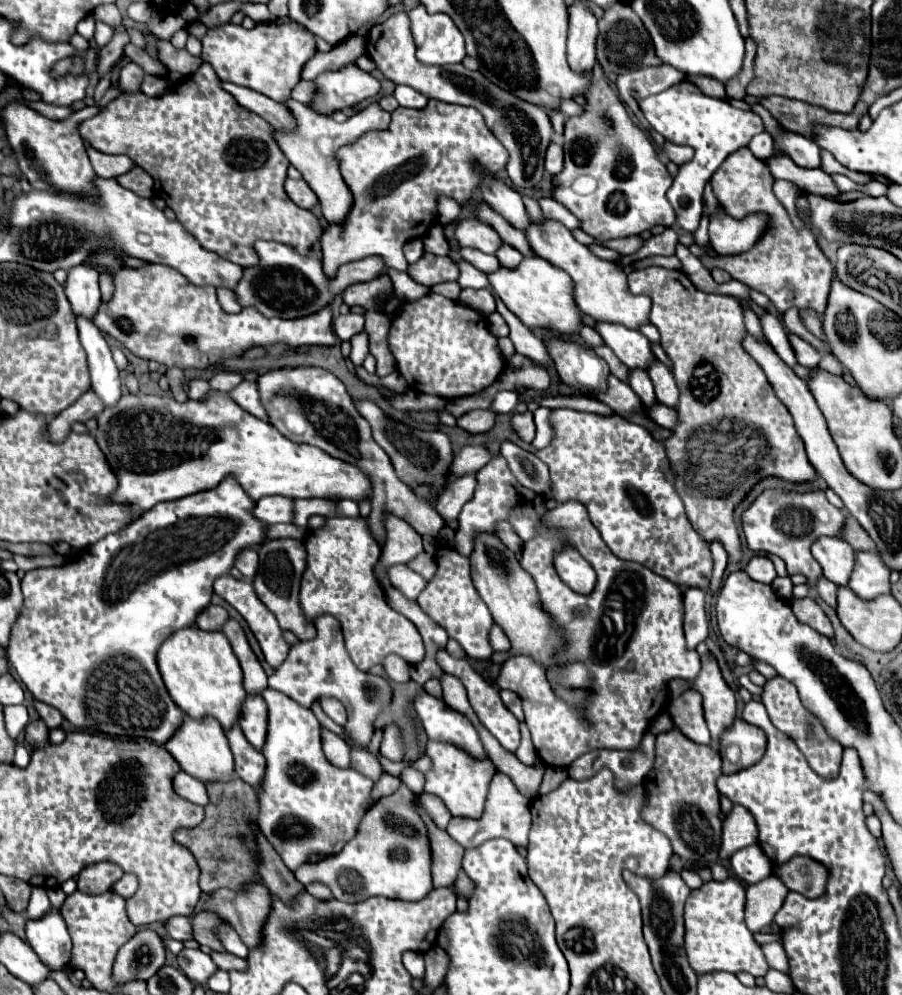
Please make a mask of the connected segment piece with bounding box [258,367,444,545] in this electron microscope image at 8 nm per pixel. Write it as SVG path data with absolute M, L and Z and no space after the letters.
M286 367L262 373L258 377L258 389L272 425L284 437L294 443L320 447L328 455L356 465L362 473L370 477L374 493L368 523L374 539L380 545L386 539L384 517L388 513L394 513L396 517L408 521L408 525L422 535L438 535L438 531L444 527L444 519L436 513L434 507L430 507L426 501L420 501L408 485L398 481L388 455L380 445L374 443L368 421L356 411L352 397L338 377L320 367Z

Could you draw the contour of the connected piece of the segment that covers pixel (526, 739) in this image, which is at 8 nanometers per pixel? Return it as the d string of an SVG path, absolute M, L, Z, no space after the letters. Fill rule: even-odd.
M522 723L522 743L520 743L520 747L516 749L516 753L514 753L524 765L534 765L534 761L536 761L536 749L534 749L534 745L532 745L532 741L530 741L530 731L528 731L528 727Z

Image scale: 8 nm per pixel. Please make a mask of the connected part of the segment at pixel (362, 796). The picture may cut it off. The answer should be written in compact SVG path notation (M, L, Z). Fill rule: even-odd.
M274 689L262 691L262 697L268 705L268 733L262 747L262 755L266 757L266 771L258 791L258 825L286 867L294 871L298 865L306 863L310 855L334 855L342 851L342 847L354 837L358 823L366 813L373 782L360 775L356 769L338 769L328 763L320 747L320 723L310 709L300 707L284 693L274 693Z

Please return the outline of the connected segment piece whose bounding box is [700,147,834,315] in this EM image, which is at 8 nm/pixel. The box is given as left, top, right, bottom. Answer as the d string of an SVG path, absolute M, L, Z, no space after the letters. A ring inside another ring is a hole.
M742 147L734 151L714 173L710 181L714 195L718 197L720 205L726 209L726 213L734 219L744 219L752 213L762 213L768 217L766 231L762 237L756 241L756 245L750 251L730 255L730 257L720 257L716 263L716 257L704 255L700 257L702 265L712 271L712 269L724 269L728 271L734 279L746 283L748 287L754 287L756 291L764 293L776 311L784 315L784 311L796 307L800 313L810 309L818 315L824 315L826 309L826 299L830 293L830 281L834 273L832 261L822 253L816 233L810 227L794 227L784 205L778 201L778 197L772 191L774 177L770 169L758 161L748 147Z

